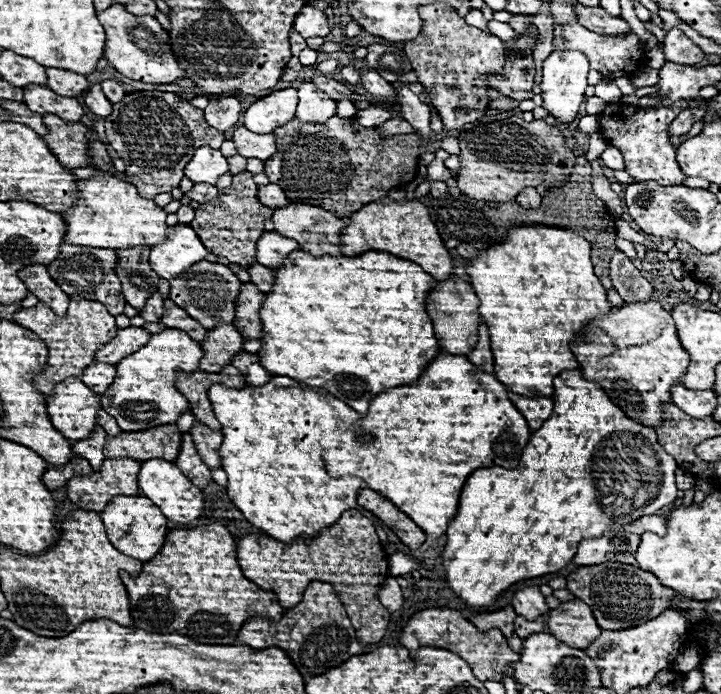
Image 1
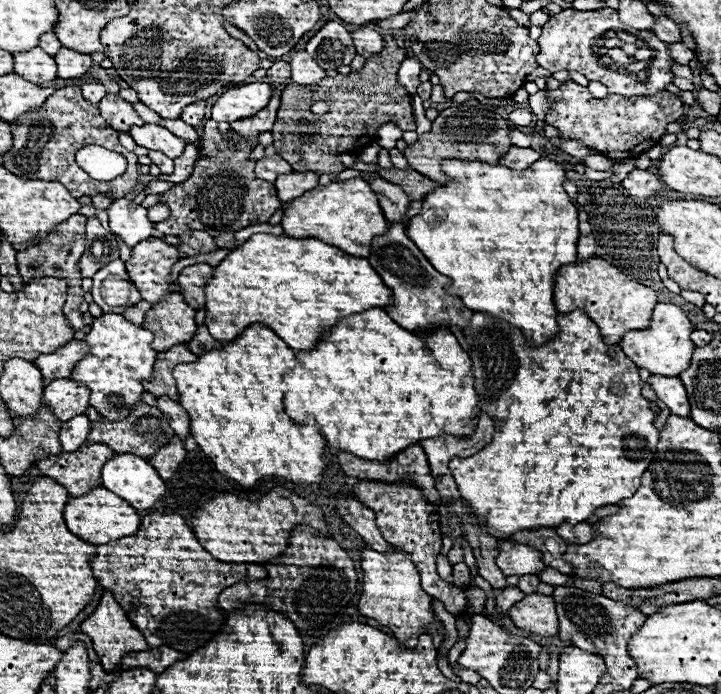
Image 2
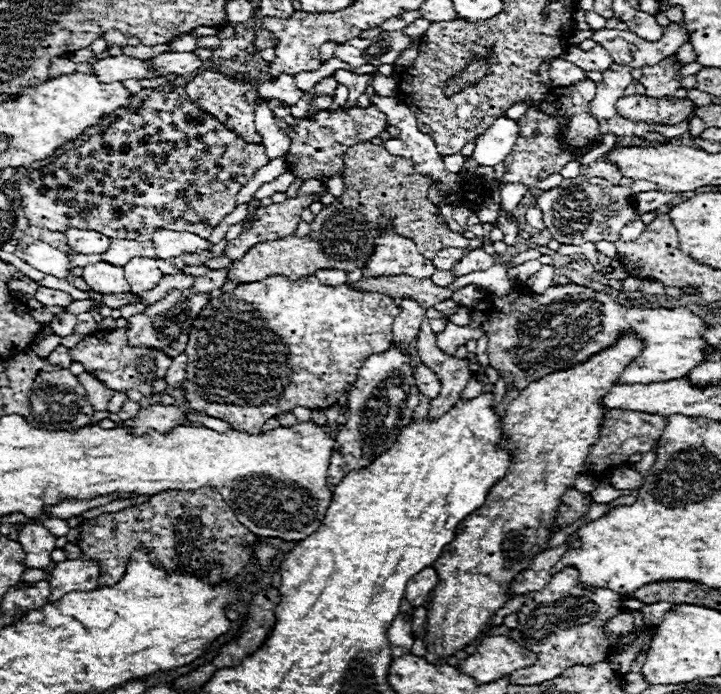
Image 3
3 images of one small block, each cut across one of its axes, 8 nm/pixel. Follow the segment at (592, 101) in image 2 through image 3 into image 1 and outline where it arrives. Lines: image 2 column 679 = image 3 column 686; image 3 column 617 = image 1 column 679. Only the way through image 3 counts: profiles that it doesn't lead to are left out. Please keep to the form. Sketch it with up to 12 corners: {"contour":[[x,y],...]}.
{"contour":[[612,102],[602,136],[636,182],[682,184],[674,108]]}

